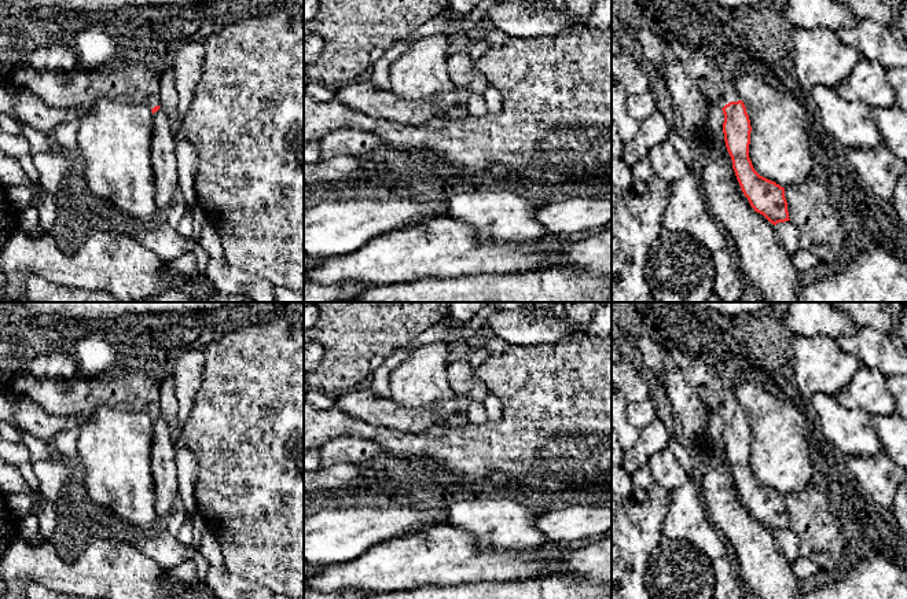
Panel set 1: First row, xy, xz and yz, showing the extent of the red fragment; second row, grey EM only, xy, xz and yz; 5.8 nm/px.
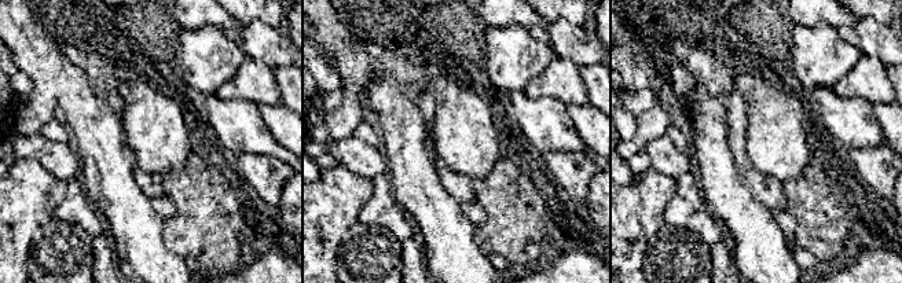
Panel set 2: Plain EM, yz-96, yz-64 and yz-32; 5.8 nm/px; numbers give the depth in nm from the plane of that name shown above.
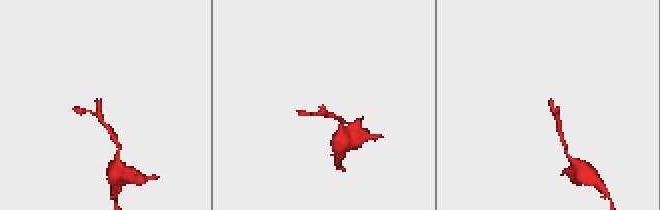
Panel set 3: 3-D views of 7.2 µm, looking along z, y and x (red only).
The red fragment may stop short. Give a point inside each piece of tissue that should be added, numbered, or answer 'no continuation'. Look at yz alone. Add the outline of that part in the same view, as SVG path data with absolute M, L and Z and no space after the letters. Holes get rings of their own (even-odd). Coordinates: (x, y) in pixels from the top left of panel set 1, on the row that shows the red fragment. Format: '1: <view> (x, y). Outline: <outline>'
1: yz (712, 80). Outline: M669 38L667 43L706 100L720 109L730 102L741 100L735 91L734 78L712 56L684 48L675 38Z

